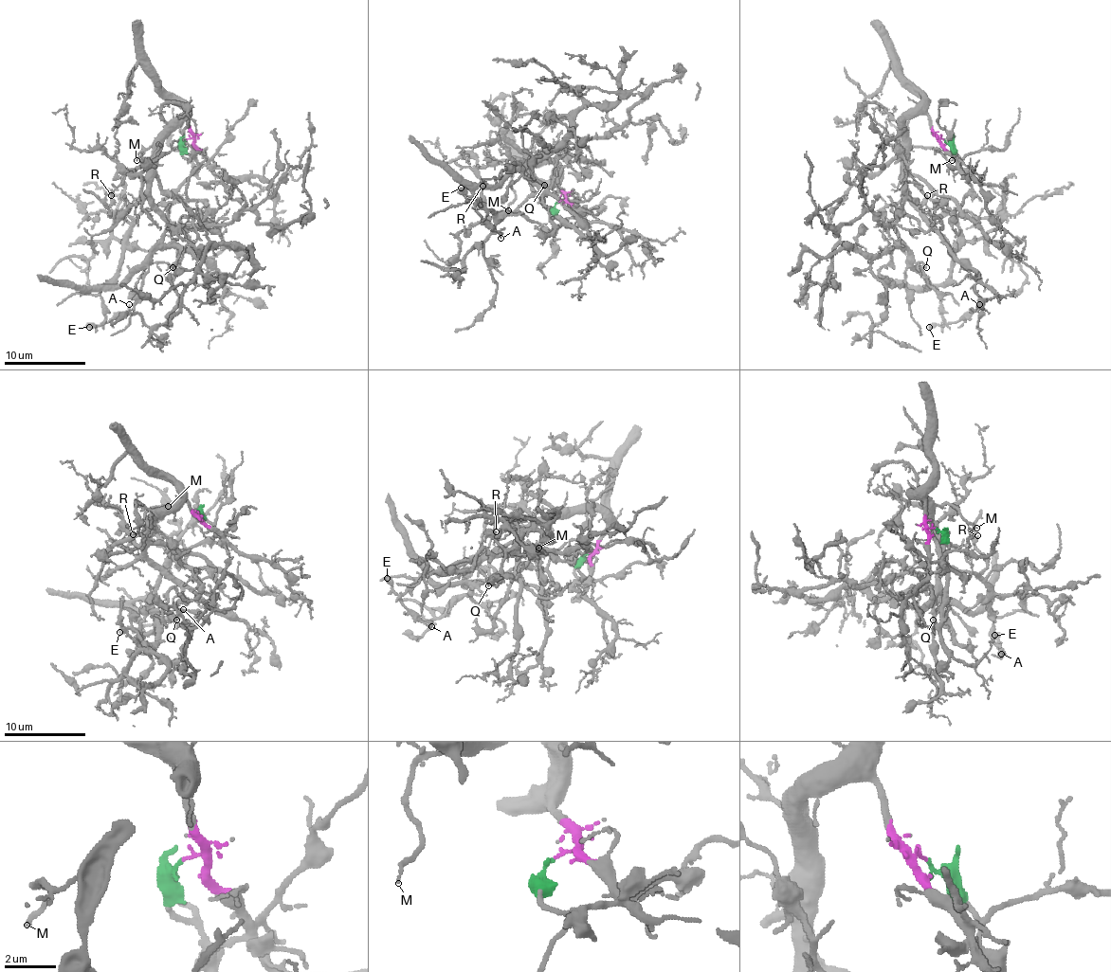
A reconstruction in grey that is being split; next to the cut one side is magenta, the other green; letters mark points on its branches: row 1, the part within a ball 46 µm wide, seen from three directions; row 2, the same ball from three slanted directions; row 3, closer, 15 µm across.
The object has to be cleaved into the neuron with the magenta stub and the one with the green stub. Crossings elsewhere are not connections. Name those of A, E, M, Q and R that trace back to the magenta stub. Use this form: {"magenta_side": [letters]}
{"magenta_side": ["M"]}

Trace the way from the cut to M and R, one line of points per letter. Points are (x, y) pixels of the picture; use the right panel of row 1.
M: (943, 139), (926, 115), (908, 113), (903, 116), (906, 143), (910, 148), (938, 150), (951, 159)
R: (943, 139), (961, 162), (961, 171), (972, 188), (955, 208), (953, 217), (926, 215), (920, 208), (926, 194)

